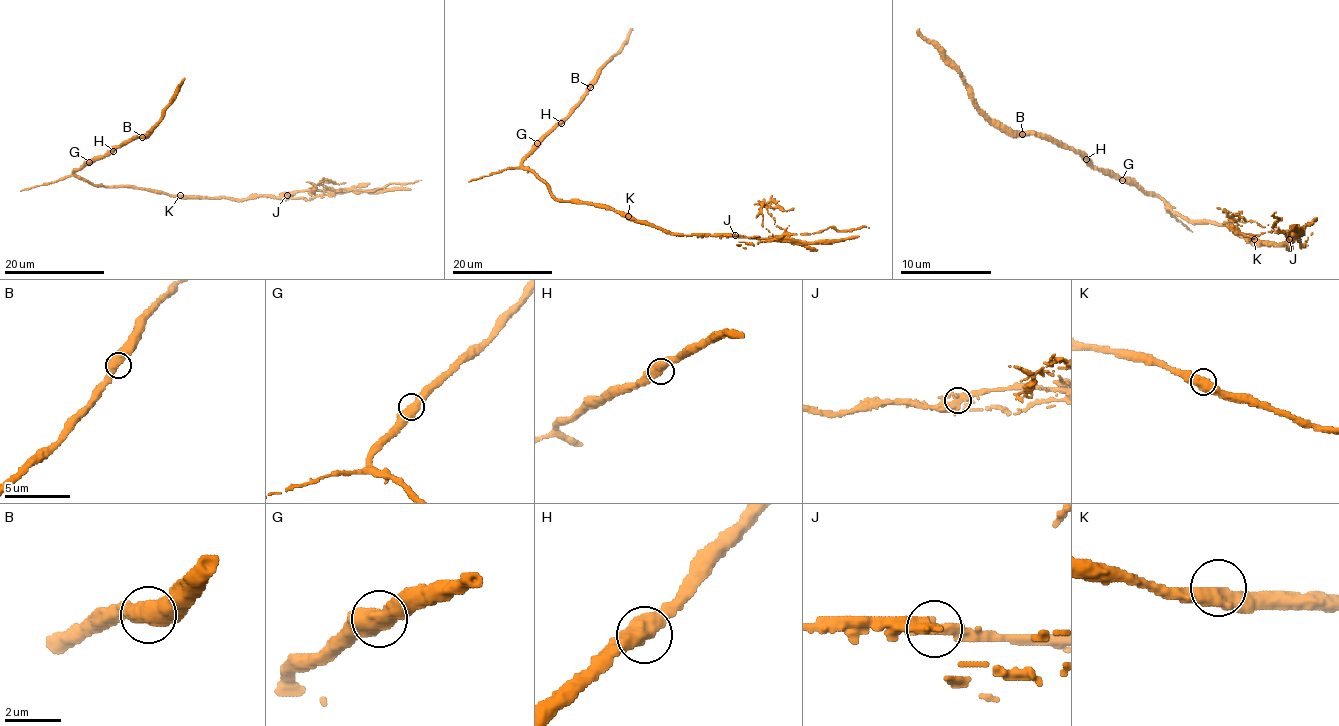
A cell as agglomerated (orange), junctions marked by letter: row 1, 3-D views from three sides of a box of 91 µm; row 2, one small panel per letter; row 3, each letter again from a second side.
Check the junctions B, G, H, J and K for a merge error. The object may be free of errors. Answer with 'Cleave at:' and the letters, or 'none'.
Cleave at: J

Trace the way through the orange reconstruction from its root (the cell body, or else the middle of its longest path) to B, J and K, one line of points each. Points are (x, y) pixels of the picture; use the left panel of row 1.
B: (145, 188), (93, 186), (74, 173), (84, 164), (108, 156), (120, 144), (142, 137)
J: (145, 188), (180, 197), (235, 200), (287, 195)
K: (145, 188), (180, 195)

